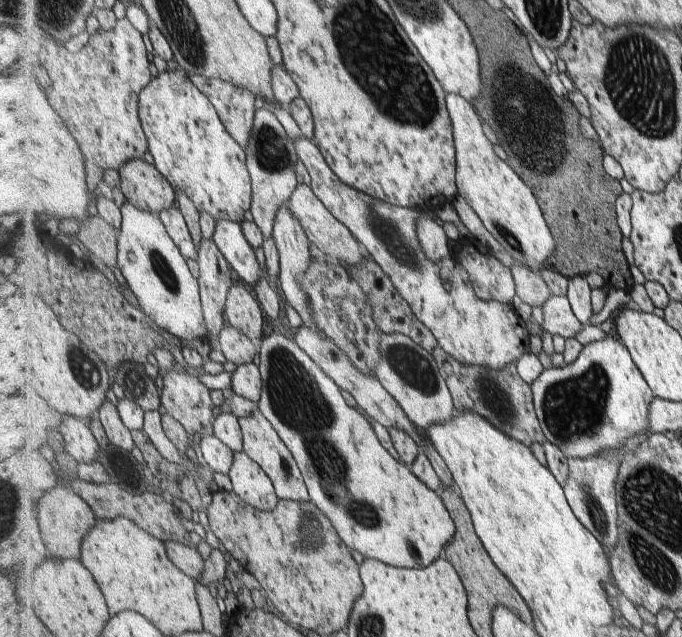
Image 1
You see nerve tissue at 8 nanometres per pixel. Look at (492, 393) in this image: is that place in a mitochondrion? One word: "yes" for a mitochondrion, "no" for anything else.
yes

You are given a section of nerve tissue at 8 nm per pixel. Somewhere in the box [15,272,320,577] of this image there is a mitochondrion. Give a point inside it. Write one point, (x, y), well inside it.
(85, 374)

